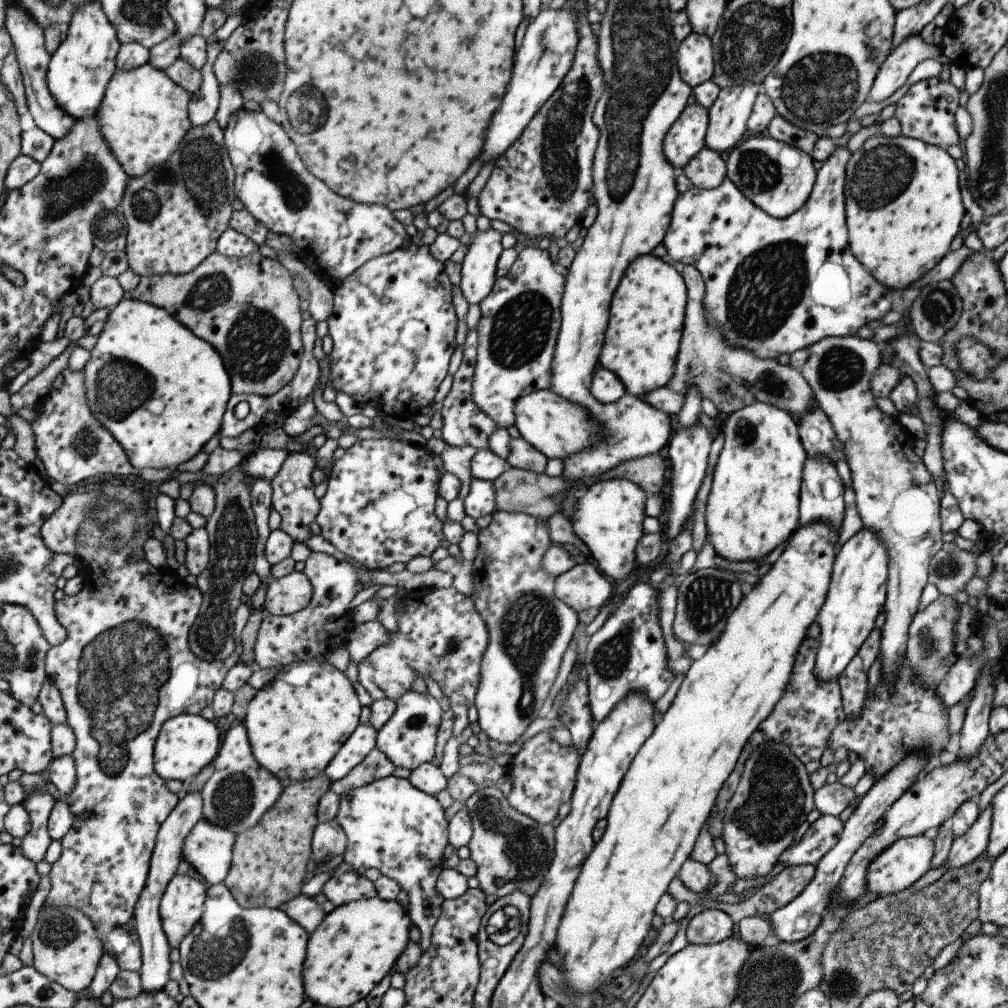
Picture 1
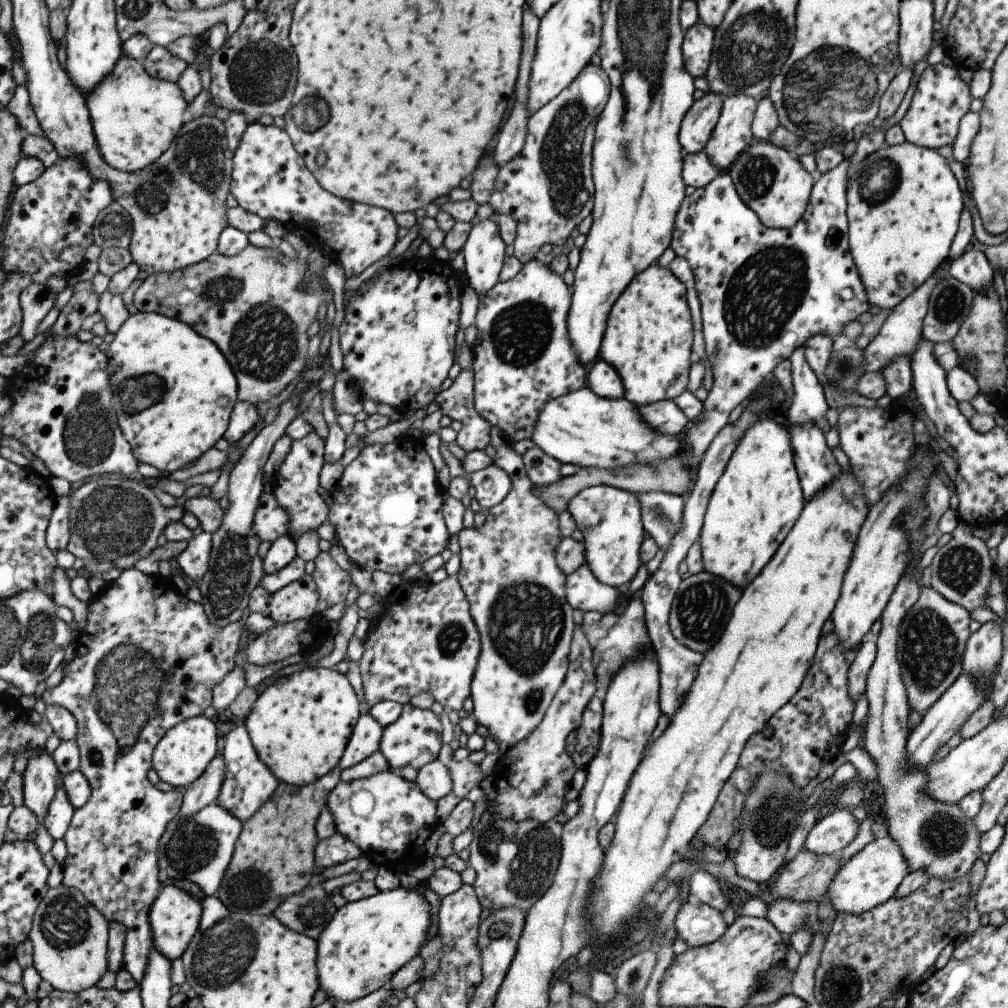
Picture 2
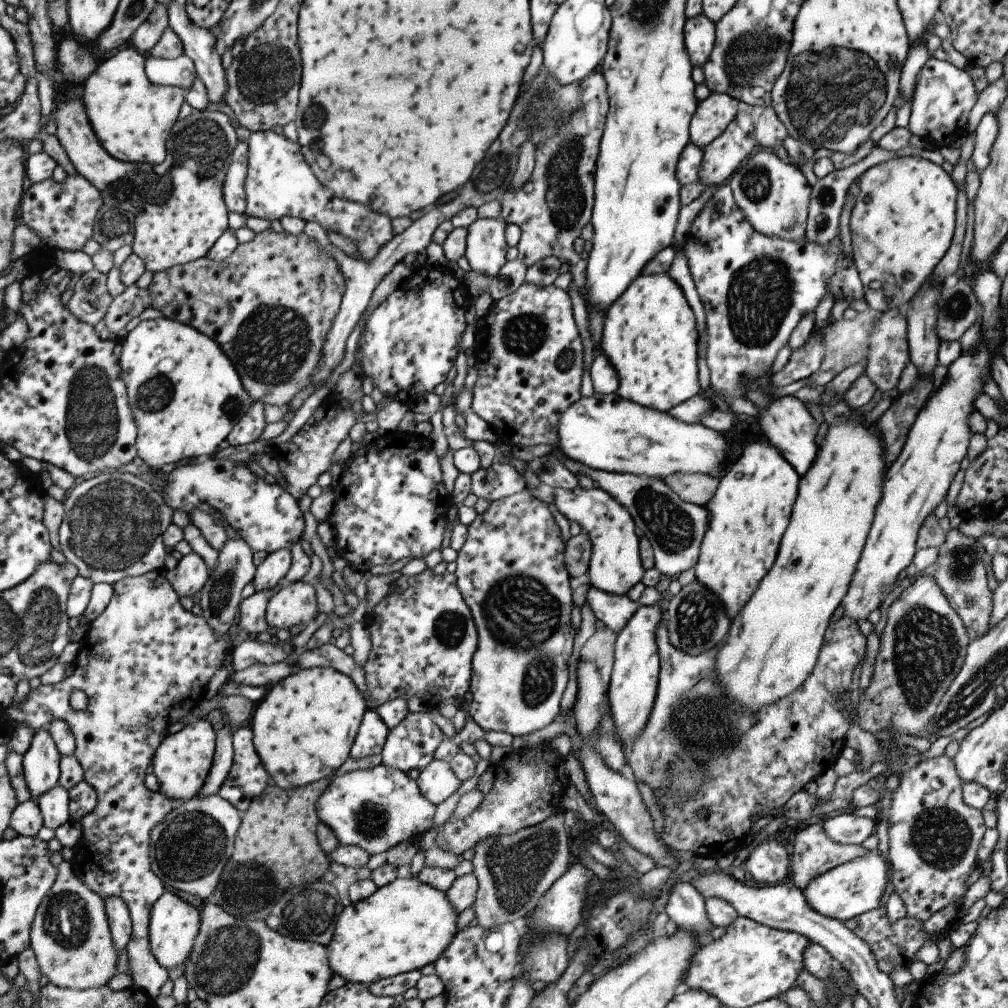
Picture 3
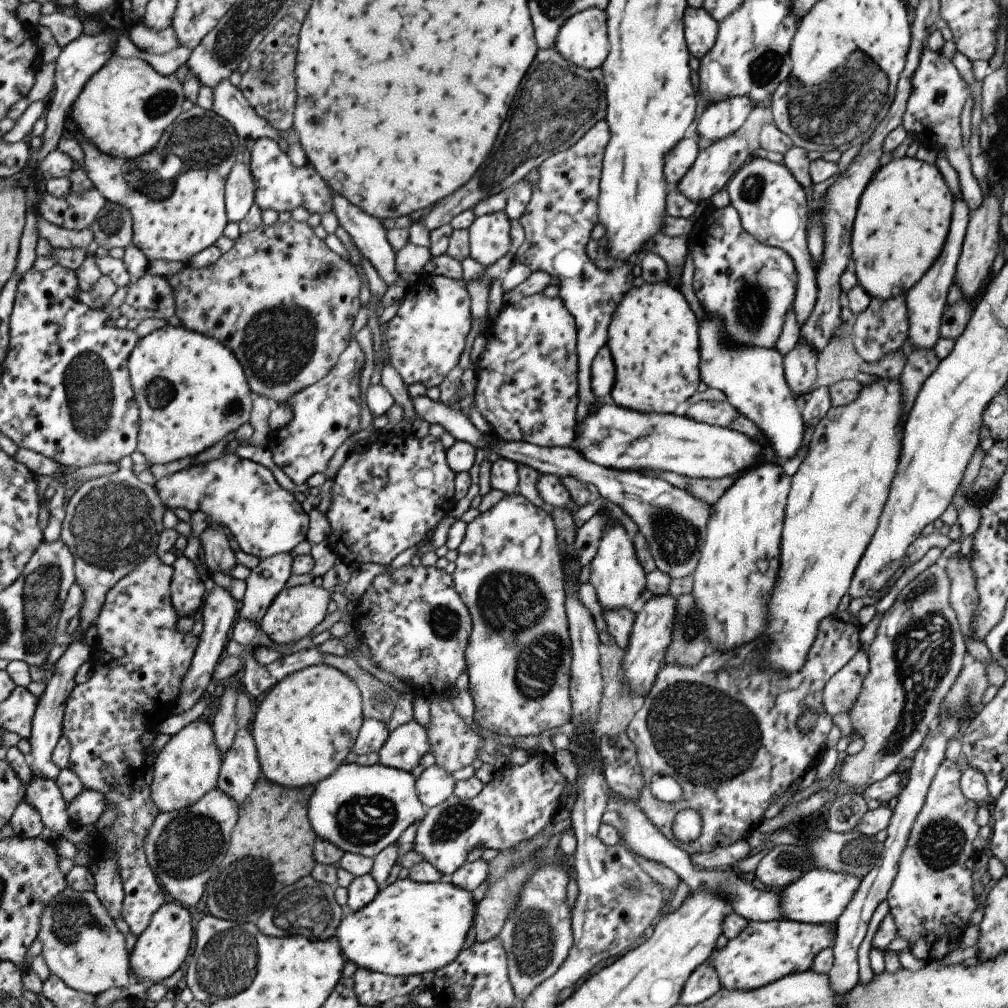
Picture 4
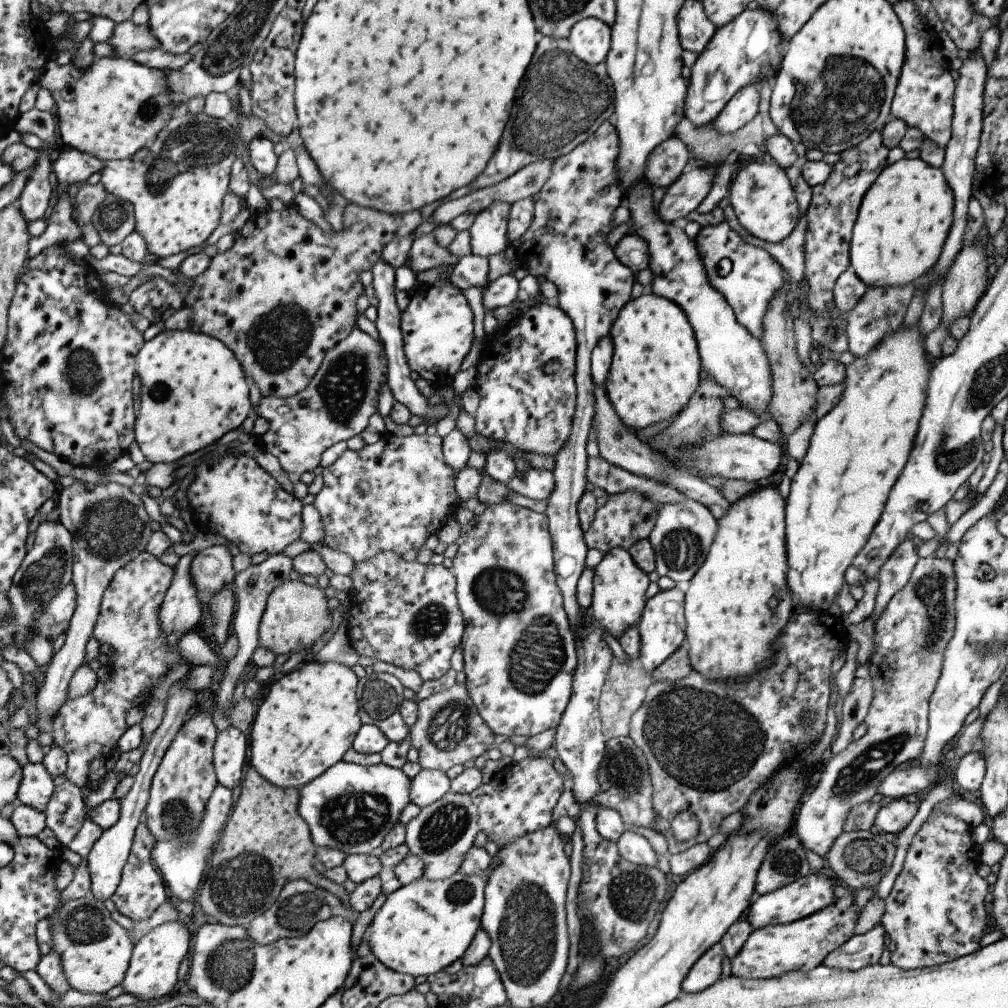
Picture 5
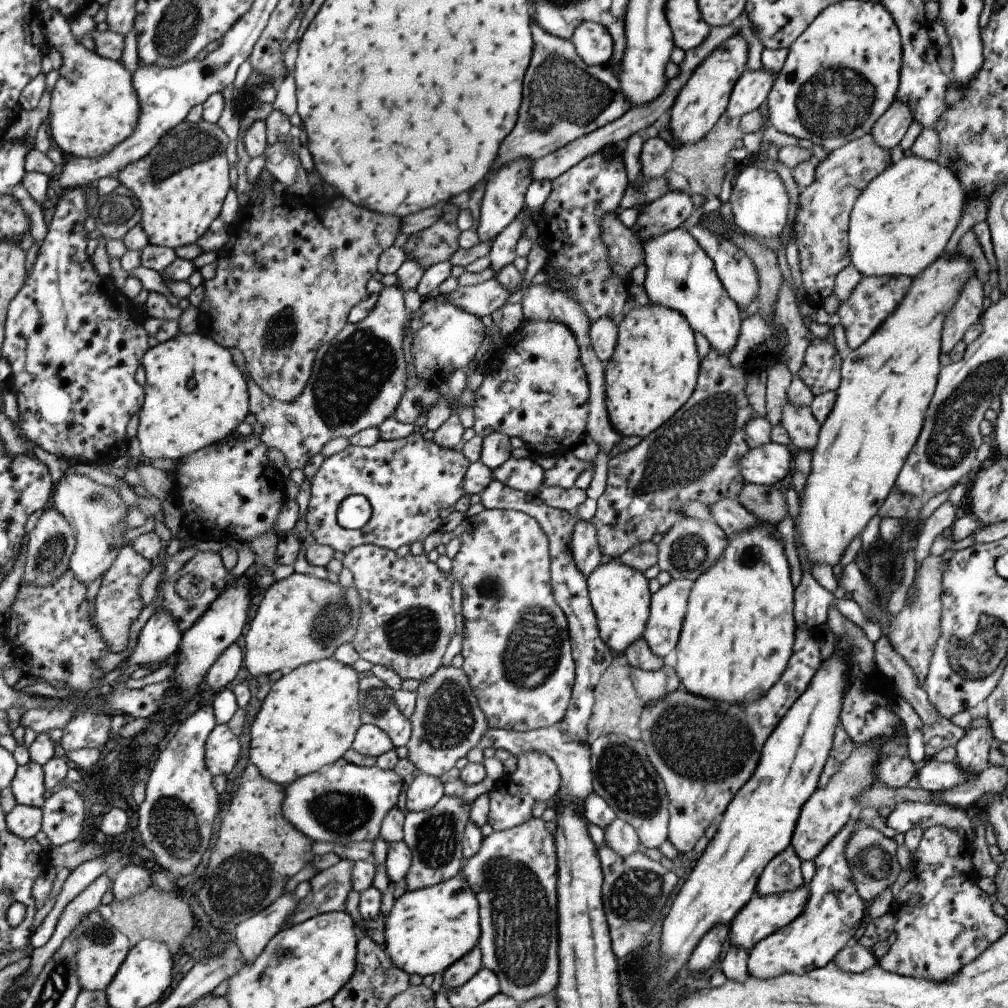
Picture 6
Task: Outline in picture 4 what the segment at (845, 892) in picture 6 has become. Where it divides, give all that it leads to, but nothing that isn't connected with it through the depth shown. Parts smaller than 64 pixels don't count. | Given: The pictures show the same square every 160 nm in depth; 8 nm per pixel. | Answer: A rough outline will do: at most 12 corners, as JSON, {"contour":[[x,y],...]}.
{"contour":[[749,921],[710,963],[751,990],[811,968],[835,923]]}

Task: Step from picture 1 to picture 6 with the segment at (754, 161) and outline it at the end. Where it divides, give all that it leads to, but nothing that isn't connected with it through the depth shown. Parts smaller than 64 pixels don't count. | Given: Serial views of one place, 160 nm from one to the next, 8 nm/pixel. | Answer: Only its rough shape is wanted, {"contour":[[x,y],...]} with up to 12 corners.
{"contour":[[745,166],[728,200],[729,220],[774,239],[789,200],[775,171]]}

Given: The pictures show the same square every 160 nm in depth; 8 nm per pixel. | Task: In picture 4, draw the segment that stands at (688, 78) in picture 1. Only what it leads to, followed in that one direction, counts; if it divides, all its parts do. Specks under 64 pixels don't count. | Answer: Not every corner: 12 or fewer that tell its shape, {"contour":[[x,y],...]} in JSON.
{"contour":[[687,6],[682,29],[699,60],[713,46],[718,22],[702,6]]}

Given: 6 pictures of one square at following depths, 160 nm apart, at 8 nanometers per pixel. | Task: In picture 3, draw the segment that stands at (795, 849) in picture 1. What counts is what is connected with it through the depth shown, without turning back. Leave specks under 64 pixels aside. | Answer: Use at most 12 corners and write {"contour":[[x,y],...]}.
{"contour":[[843,812],[822,822],[841,844],[860,844],[873,832],[873,819]]}

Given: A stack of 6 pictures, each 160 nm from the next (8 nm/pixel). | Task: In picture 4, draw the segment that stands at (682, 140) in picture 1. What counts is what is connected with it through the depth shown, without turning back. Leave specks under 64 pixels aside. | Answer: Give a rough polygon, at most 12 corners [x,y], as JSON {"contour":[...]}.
{"contour":[[748,96],[709,103],[696,131],[718,141],[733,135],[753,108]]}

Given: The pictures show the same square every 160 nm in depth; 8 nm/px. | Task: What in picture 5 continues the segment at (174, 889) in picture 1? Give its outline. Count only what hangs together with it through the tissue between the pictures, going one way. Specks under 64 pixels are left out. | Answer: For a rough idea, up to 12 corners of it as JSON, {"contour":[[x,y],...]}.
{"contour":[[162,924],[134,945],[121,984],[151,1001],[173,993],[189,930]]}

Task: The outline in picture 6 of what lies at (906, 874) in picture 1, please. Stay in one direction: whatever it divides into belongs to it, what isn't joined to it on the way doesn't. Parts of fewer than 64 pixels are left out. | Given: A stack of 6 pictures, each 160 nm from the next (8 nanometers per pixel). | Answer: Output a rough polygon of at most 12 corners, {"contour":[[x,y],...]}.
{"contour":[[809,886],[755,893],[729,922],[730,946],[755,942],[791,923],[809,900]]}

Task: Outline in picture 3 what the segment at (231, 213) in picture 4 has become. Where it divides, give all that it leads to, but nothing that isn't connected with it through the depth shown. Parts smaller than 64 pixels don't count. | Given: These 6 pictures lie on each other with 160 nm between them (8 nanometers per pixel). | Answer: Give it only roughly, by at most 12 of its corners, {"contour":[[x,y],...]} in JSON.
{"contour":[[247,143],[234,150],[224,184],[231,213],[246,212]]}

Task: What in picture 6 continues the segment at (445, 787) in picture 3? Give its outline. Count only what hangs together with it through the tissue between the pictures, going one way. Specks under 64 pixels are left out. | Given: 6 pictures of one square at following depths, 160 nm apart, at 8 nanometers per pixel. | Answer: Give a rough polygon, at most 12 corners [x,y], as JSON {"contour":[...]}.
{"contour":[[418,772],[405,791],[408,812],[428,810],[442,795],[438,777]]}

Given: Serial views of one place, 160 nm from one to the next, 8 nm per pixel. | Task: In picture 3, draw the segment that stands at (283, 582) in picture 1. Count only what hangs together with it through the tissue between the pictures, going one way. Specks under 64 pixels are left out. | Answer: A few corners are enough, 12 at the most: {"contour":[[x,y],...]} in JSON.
{"contour":[[277,587],[264,612],[268,626],[301,629],[319,613],[313,587]]}

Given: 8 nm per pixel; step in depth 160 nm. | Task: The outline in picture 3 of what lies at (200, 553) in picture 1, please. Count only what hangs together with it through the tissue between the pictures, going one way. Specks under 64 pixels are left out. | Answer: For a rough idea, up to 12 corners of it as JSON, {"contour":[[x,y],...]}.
{"contour":[[199,554],[182,556],[162,573],[177,596],[196,600],[211,570]]}

